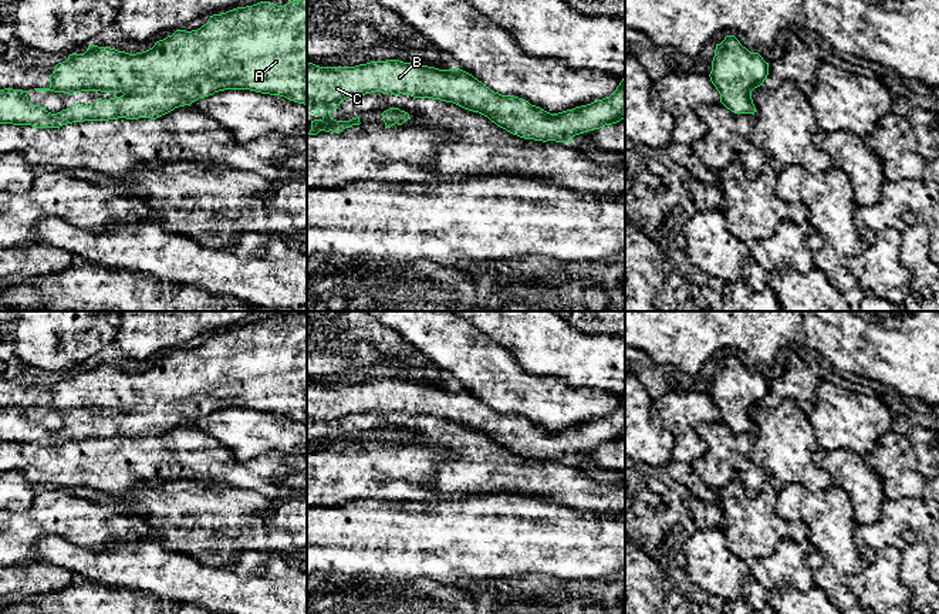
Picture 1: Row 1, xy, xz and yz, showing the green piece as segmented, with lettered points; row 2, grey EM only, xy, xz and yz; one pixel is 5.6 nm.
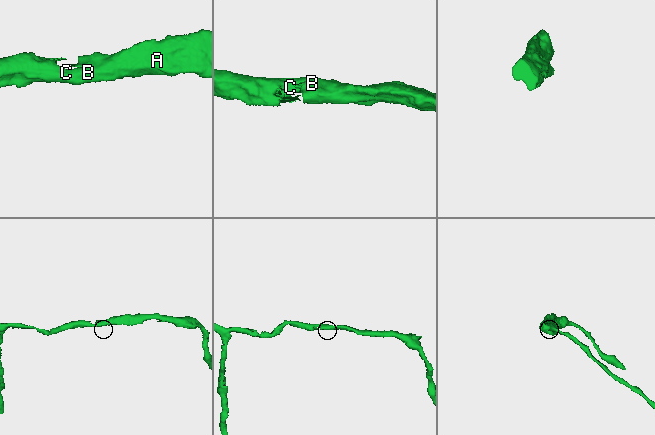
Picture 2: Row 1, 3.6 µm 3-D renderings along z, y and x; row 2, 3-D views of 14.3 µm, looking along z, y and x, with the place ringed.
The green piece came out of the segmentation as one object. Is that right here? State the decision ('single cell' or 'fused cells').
single cell

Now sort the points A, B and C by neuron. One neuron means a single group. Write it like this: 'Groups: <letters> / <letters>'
Groups: A B C

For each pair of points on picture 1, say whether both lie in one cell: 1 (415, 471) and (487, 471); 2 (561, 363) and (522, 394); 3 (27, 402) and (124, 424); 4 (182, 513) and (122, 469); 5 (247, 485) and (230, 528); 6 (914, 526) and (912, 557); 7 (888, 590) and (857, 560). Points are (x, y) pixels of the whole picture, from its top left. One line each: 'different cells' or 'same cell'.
1: different cells
2: different cells
3: same cell
4: different cells
5: different cells
6: different cells
7: different cells

